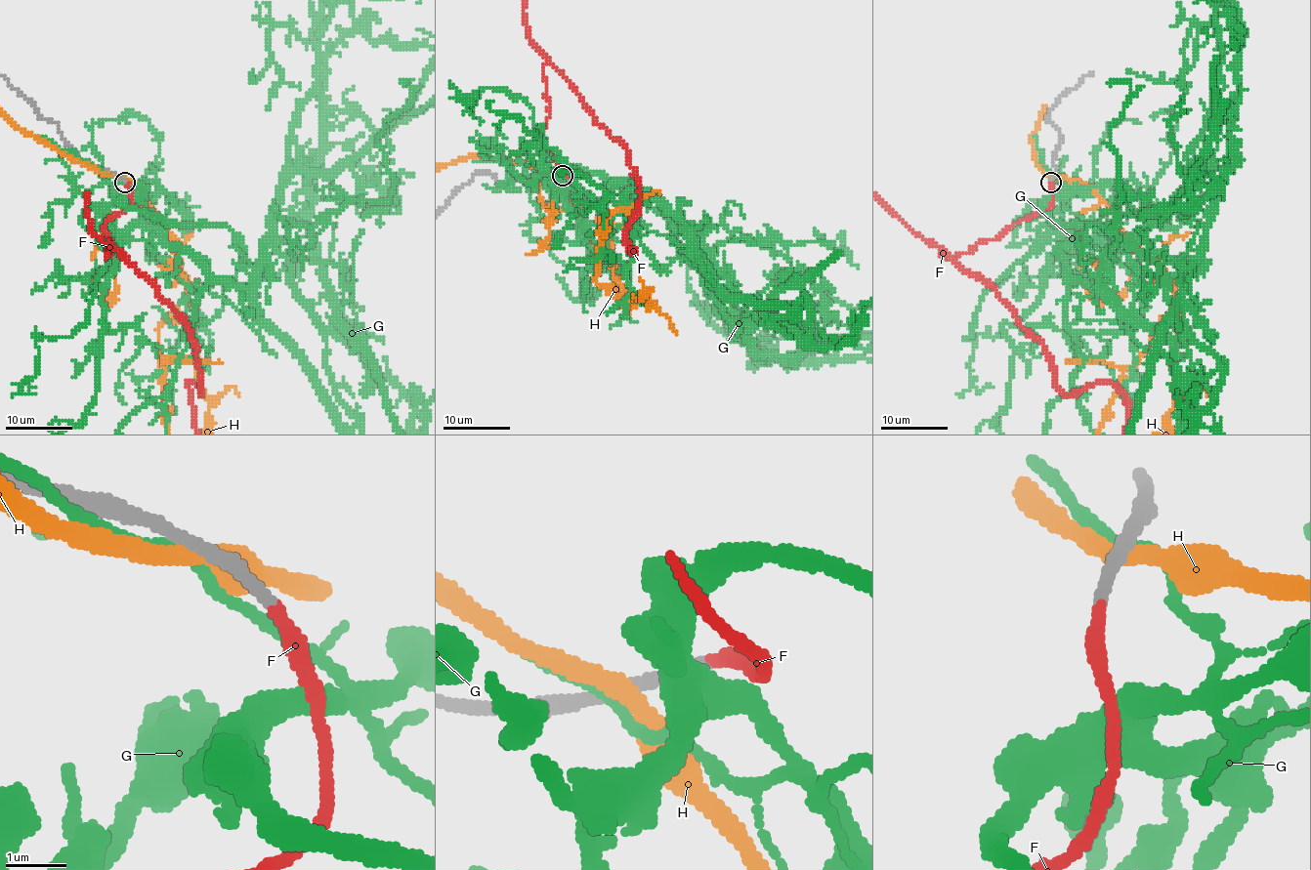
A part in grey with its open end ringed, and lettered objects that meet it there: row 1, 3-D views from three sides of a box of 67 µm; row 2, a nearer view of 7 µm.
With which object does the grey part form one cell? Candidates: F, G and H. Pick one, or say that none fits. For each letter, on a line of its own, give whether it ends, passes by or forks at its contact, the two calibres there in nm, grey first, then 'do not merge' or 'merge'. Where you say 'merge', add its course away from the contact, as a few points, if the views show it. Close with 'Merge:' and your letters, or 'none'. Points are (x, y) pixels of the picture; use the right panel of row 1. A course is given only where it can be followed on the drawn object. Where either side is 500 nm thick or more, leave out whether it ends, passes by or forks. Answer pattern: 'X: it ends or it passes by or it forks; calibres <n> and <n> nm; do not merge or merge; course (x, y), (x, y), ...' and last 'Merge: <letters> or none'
F: it ends; calibres 220 and 260 nm; merge
G: it passes by; calibres 240 and 180 nm; do not merge
H: it passes by; calibres 220 and 320 nm; do not merge
Merge: F

